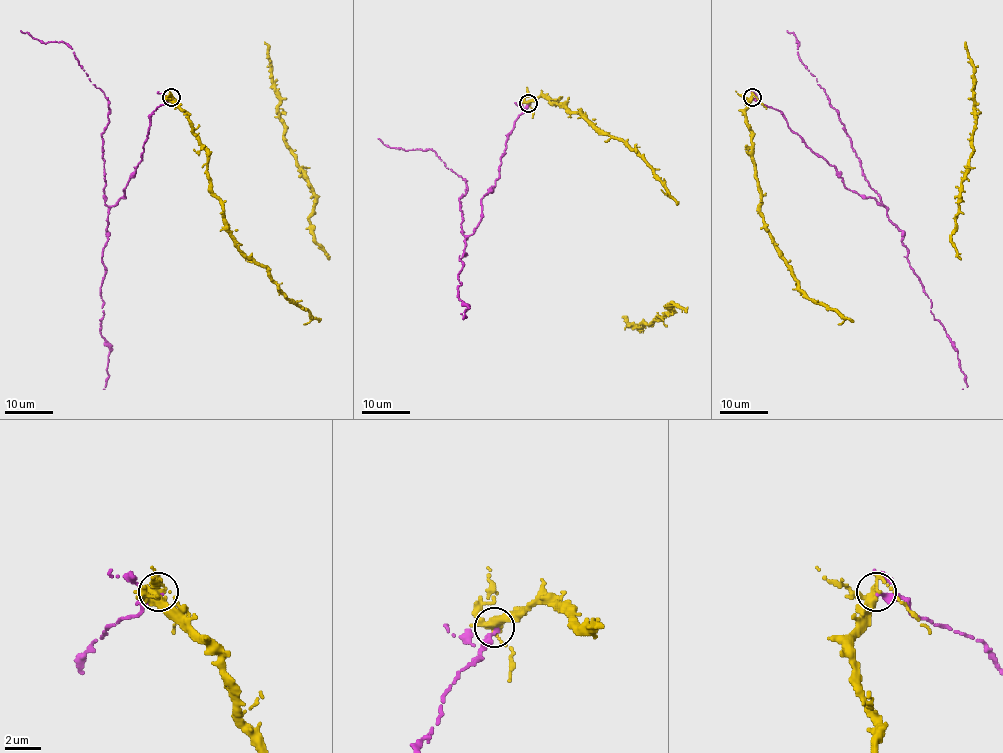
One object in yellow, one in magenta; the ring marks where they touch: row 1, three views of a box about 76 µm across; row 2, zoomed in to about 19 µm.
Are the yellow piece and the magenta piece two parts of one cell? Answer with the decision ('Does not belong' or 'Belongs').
Does not belong

